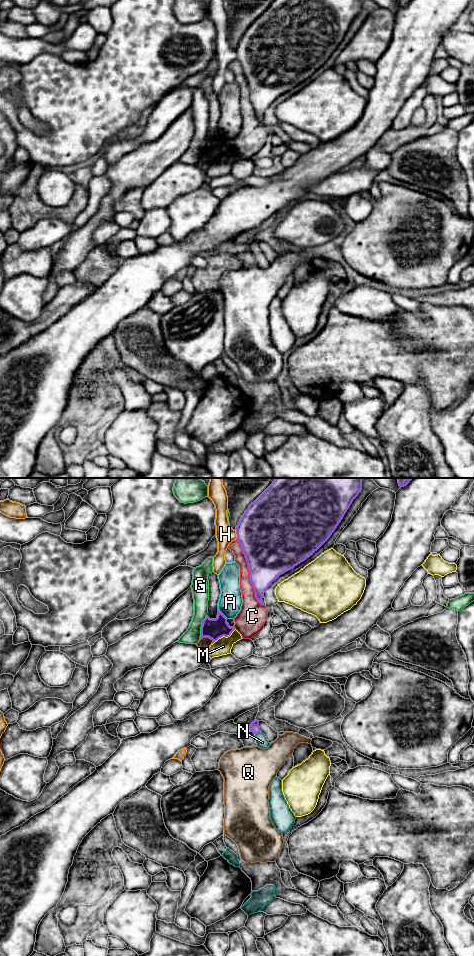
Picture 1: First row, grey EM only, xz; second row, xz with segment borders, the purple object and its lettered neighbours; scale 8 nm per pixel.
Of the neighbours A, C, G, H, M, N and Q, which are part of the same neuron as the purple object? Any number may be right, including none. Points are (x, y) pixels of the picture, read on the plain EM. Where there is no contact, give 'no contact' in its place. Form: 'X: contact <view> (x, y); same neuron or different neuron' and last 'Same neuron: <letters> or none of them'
A: contact xz (221, 133); different neuron
C: contact xz (249, 93); different neuron
G: contact xz (201, 146); different neuron
H: contact xz (237, 55); different neuron
M: contact xz (223, 155); different neuron
N: contact xz (257, 253); same neuron
Q: contact xz (207, 156); different neuron
Same neuron: N

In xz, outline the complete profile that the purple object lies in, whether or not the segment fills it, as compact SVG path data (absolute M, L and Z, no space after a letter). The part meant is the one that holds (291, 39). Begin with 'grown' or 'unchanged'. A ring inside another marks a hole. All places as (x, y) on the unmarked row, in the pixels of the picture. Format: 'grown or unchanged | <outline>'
unchanged | M274 0L242 35L236 47L236 60L245 75L250 103L262 125L265 110L280 95L313 75L332 55L353 20L362 10L362 0Z

